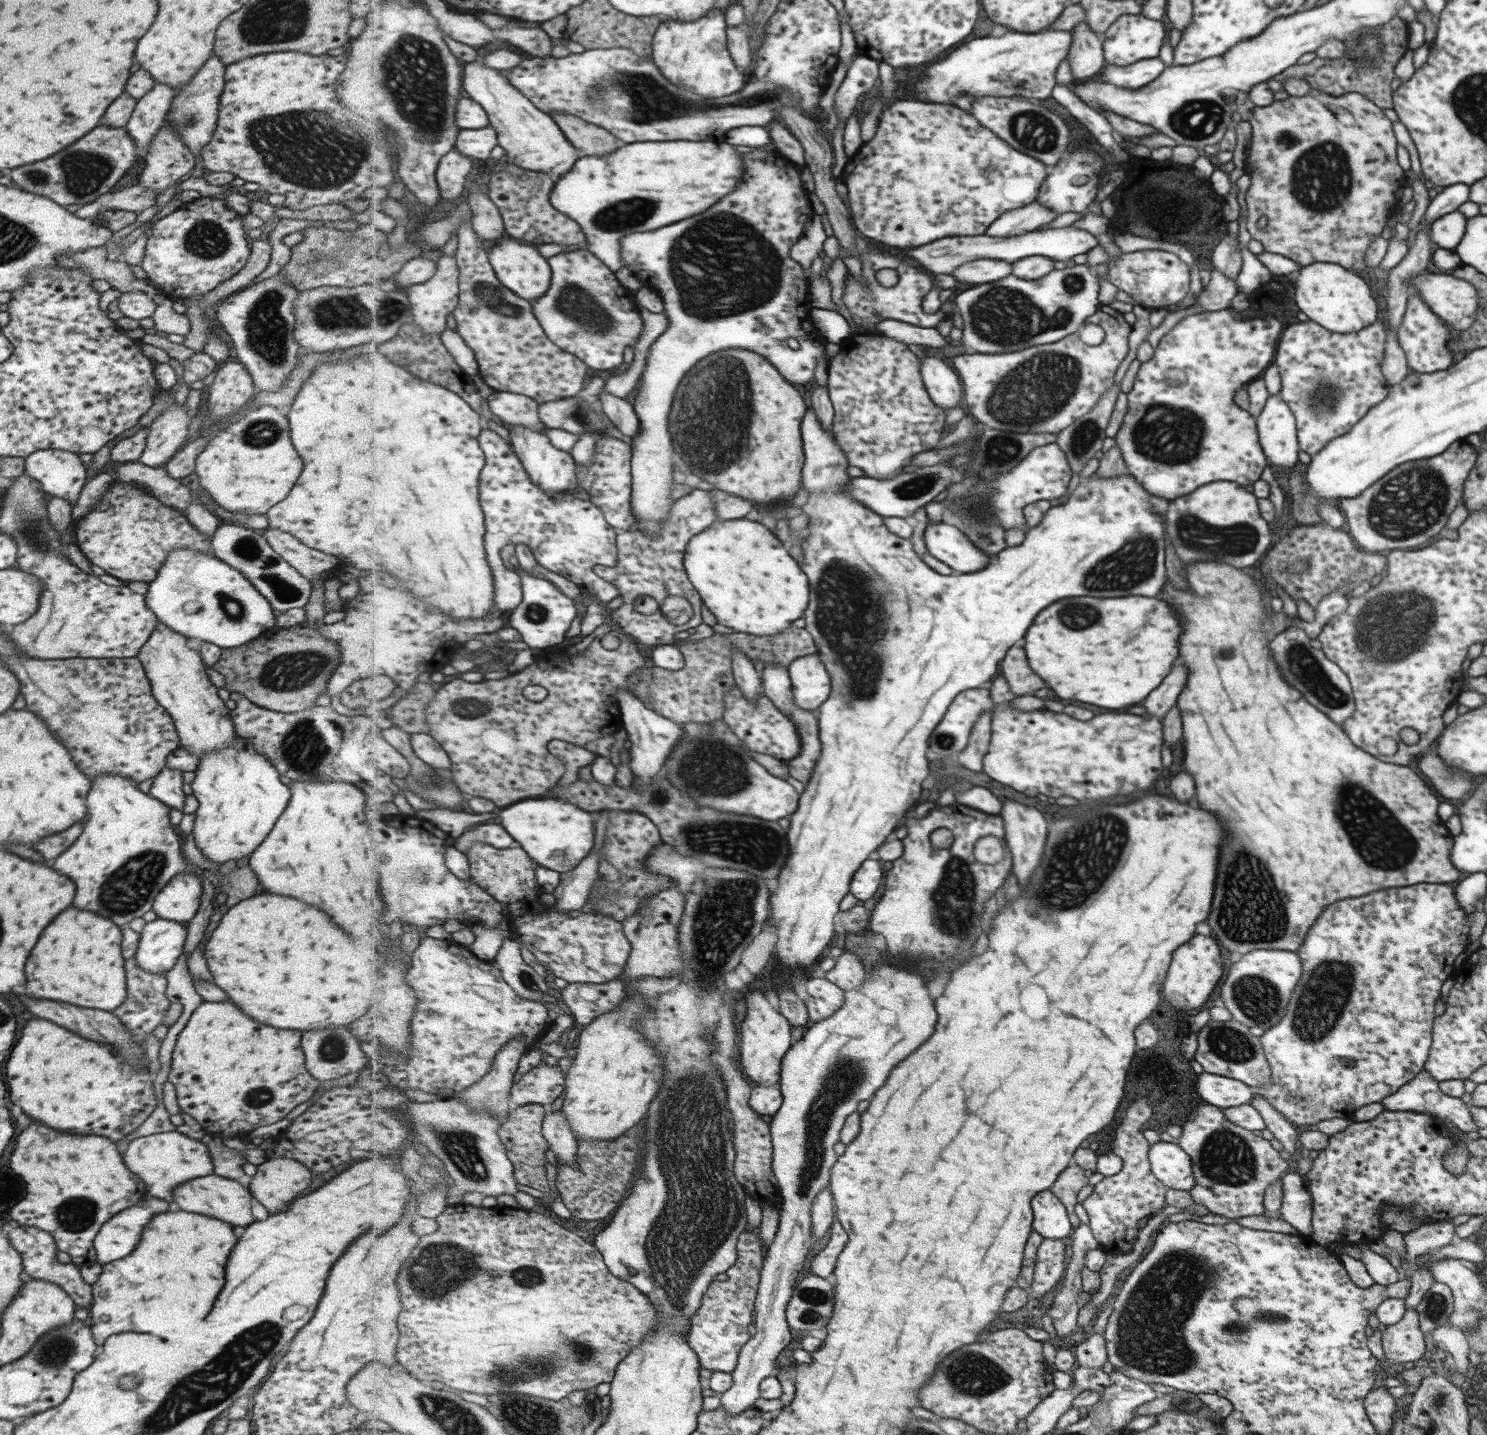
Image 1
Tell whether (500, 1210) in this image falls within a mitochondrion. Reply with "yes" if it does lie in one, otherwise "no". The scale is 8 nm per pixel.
no

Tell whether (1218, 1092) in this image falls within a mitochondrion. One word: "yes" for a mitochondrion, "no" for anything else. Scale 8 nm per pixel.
no

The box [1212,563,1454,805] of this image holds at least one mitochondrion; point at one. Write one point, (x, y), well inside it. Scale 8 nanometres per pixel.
(1400, 623)

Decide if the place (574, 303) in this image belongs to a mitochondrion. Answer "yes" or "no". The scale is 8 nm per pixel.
yes

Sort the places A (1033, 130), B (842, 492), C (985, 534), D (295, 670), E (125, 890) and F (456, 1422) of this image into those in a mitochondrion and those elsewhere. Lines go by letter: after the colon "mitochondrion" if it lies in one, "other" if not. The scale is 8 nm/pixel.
A: mitochondrion
B: other
C: mitochondrion
D: mitochondrion
E: mitochondrion
F: mitochondrion

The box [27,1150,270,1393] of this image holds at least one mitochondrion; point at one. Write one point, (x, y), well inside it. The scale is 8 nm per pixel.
(75, 1214)

